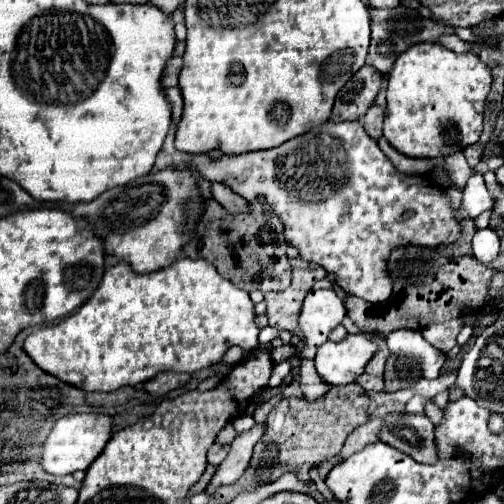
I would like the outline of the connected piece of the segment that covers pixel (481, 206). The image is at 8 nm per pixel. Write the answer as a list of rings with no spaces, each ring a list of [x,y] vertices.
[[[472,174],[466,186],[462,188],[462,206],[460,212],[468,218],[478,218],[484,210],[492,208],[492,196],[486,190],[486,184],[480,174]]]

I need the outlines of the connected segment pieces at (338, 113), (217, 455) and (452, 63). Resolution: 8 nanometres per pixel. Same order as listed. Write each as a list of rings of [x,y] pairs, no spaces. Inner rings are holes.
[[[364,64],[338,92],[332,110],[332,122],[360,120],[374,104],[374,98],[380,92],[380,88],[382,88],[382,74],[374,66]]]
[[[214,442],[214,446],[208,450],[208,464],[214,464],[218,466],[226,456],[228,456],[230,448],[229,446],[222,446],[218,442]]]
[[[422,42],[410,46],[394,62],[392,72],[386,76],[386,118],[384,118],[384,138],[400,154],[410,158],[436,158],[450,156],[474,144],[482,132],[484,102],[490,92],[492,76],[490,68],[478,60],[474,54],[458,54],[444,48],[438,42]]]

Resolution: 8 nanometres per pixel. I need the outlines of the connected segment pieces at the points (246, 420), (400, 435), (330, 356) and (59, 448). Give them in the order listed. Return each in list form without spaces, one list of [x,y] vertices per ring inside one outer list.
[[[242,414],[242,416],[236,416],[234,418],[234,428],[236,428],[238,434],[248,432],[252,426],[256,426],[256,420],[252,416],[248,416],[248,414]]]
[[[388,414],[380,440],[408,454],[416,462],[436,464],[440,460],[434,440],[434,424],[424,414]]]
[[[348,334],[342,342],[328,340],[316,352],[316,372],[330,386],[346,386],[356,382],[374,352],[376,344],[366,334]]]
[[[70,414],[60,418],[46,436],[40,452],[40,466],[54,476],[66,476],[76,470],[86,470],[102,452],[110,438],[110,416],[106,414]]]

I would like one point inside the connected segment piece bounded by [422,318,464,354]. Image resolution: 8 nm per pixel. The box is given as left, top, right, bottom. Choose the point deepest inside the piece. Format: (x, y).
(442, 336)

